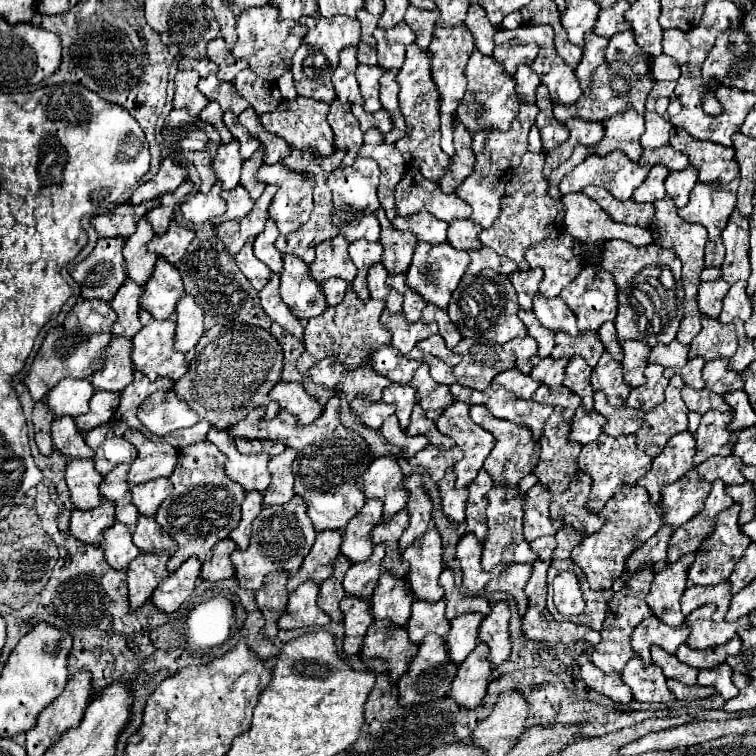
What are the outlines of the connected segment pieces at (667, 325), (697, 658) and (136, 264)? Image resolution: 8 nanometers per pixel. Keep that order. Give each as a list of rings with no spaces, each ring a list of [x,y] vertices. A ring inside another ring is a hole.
[[[607,240],[601,266],[615,276],[619,288],[619,310],[615,318],[619,342],[643,340],[649,346],[669,344],[683,318],[681,262],[675,258],[675,252],[661,248],[659,244],[635,248],[623,240]]]
[[[733,636],[729,644],[717,646],[717,648],[707,648],[707,650],[693,650],[687,644],[681,644],[681,648],[677,650],[677,658],[693,668],[711,668],[711,666],[719,666],[721,662],[725,662],[725,658],[729,654],[737,654],[741,650],[741,638]]]
[[[143,216],[137,224],[137,232],[133,236],[127,238],[125,248],[123,248],[123,256],[127,262],[127,276],[133,278],[137,284],[147,284],[147,280],[151,278],[157,254],[147,250],[147,242],[155,236],[151,224],[147,222],[147,218]]]

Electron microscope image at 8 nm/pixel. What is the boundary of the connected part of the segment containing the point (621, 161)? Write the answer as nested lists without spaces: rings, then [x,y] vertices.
[[[615,150],[607,156],[589,156],[583,164],[579,164],[577,168],[573,168],[571,174],[567,174],[561,184],[559,184],[559,192],[565,196],[565,194],[571,194],[571,192],[579,192],[587,186],[601,186],[601,188],[607,188],[617,200],[629,200],[633,196],[633,190],[639,188],[639,184],[643,184],[643,180],[647,178],[651,166],[645,164],[637,164],[633,160],[627,158],[627,154],[623,154],[621,150]]]

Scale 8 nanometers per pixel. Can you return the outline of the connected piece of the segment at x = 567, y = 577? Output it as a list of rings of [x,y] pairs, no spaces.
[[[561,572],[553,580],[555,588],[555,606],[561,614],[571,616],[581,612],[581,588],[579,578],[573,572]]]

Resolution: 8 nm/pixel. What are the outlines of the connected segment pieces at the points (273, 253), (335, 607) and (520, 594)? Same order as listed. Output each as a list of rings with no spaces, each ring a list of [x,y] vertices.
[[[269,218],[267,224],[265,224],[265,230],[257,236],[255,240],[255,256],[265,262],[273,272],[281,274],[281,268],[283,268],[283,256],[277,252],[275,248],[275,240],[279,236],[279,230],[275,226],[275,222]]]
[[[339,554],[337,560],[335,560],[335,568],[333,568],[333,574],[321,584],[321,592],[319,592],[319,608],[323,612],[327,612],[331,616],[333,622],[341,622],[343,614],[339,610],[339,602],[341,598],[345,596],[343,592],[343,576],[345,572],[349,570],[351,562],[347,556]]]
[[[509,564],[497,578],[493,578],[487,584],[487,590],[489,592],[495,592],[495,590],[509,592],[517,600],[519,612],[525,612],[529,604],[525,596],[525,584],[529,576],[531,576],[531,564]]]

